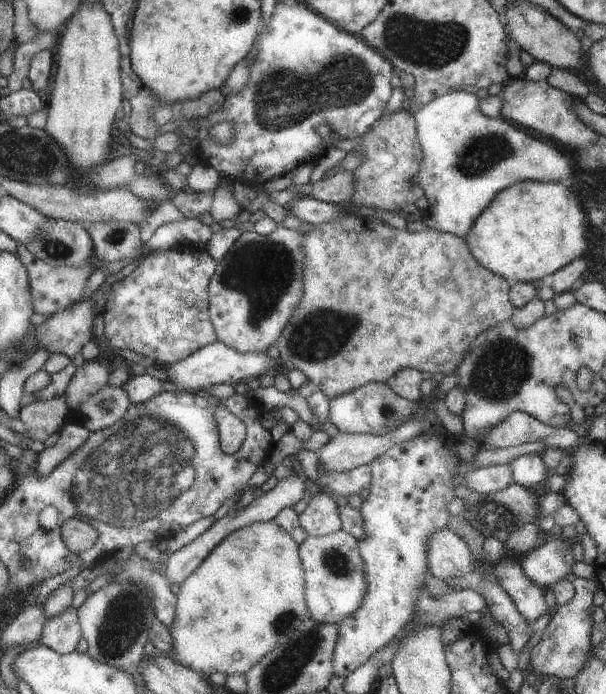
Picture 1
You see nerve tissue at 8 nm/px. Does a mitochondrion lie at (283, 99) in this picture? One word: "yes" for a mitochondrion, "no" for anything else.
yes

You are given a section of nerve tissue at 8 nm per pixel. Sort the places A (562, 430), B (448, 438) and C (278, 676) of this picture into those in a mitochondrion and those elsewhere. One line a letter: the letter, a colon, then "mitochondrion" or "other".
A: other
B: other
C: mitochondrion

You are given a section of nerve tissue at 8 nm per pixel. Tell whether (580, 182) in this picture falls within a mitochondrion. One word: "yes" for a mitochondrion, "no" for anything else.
no

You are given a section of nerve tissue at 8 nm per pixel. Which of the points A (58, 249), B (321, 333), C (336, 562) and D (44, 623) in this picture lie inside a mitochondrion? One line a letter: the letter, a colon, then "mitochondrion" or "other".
A: mitochondrion
B: mitochondrion
C: mitochondrion
D: other

